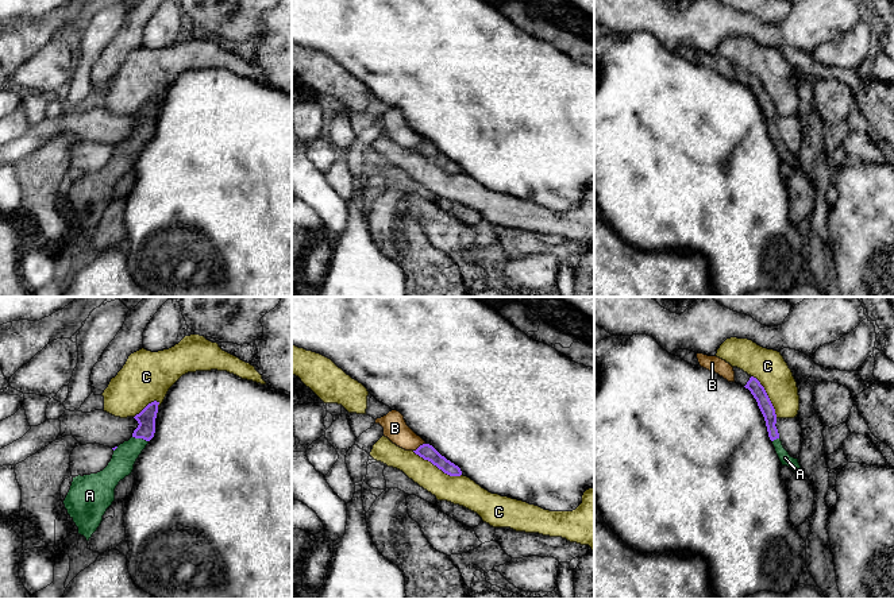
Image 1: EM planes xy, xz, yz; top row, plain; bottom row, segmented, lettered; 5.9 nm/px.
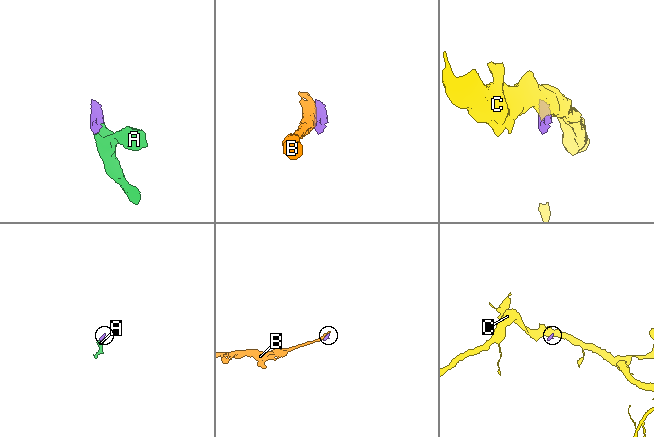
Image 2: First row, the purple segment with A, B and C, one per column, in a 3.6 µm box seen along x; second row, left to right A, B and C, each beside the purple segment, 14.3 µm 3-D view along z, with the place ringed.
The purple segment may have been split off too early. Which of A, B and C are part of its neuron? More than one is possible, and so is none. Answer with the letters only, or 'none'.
A

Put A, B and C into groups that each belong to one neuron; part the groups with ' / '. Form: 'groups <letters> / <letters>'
groups A / B / C

